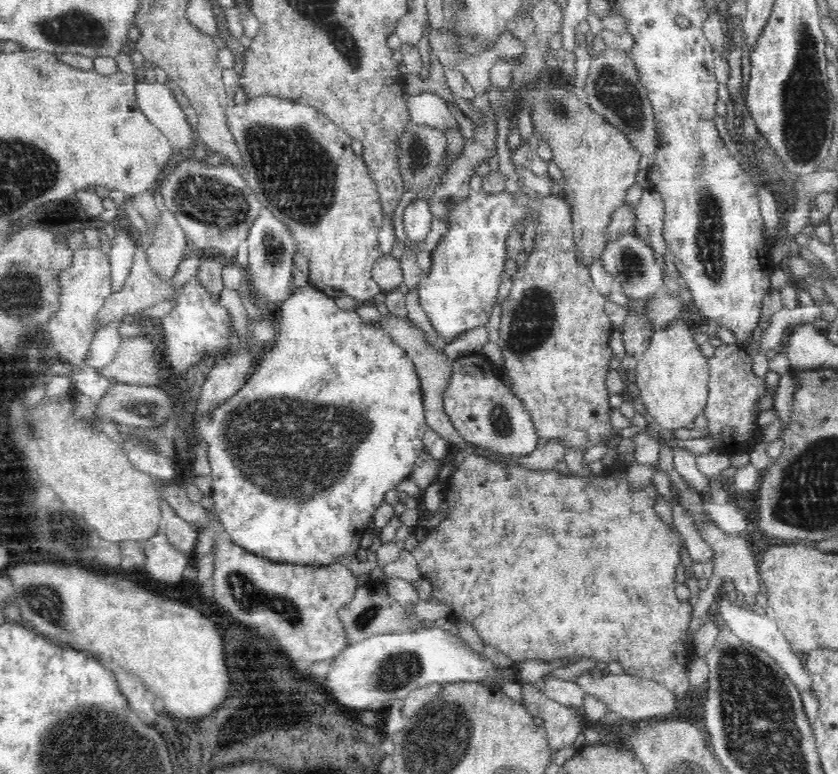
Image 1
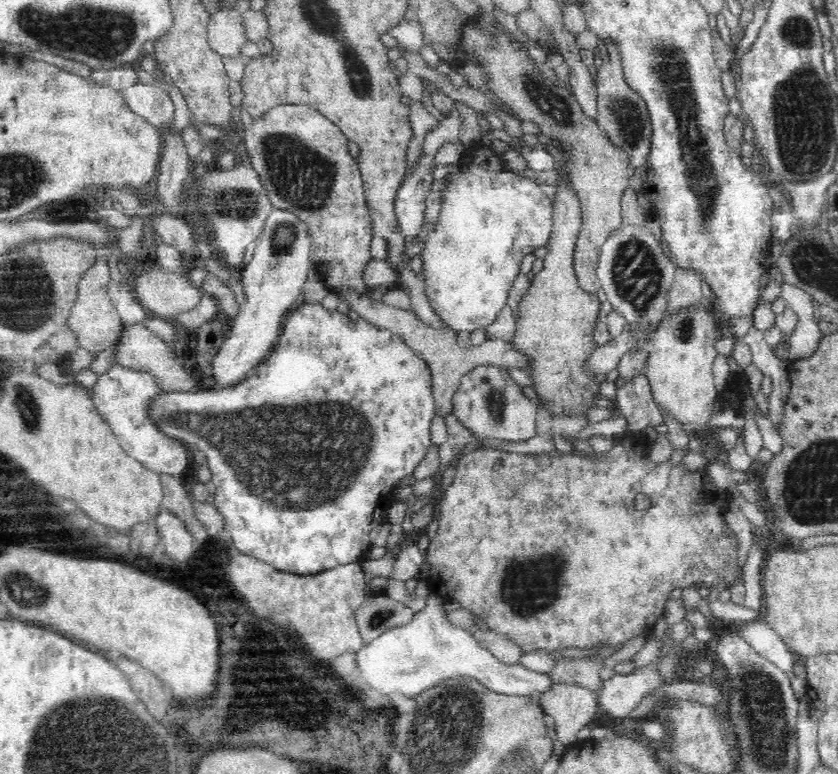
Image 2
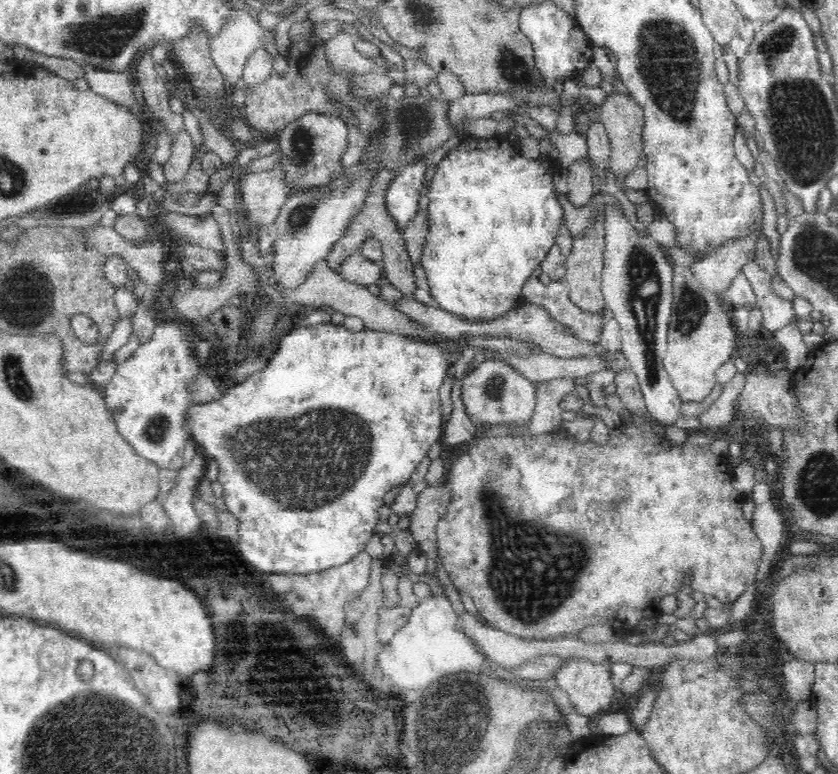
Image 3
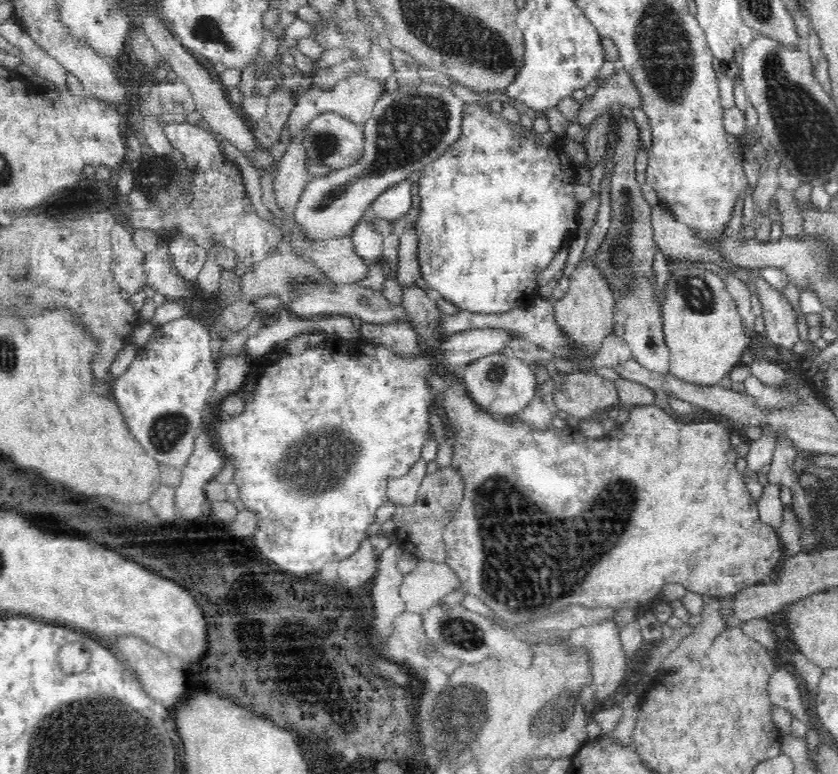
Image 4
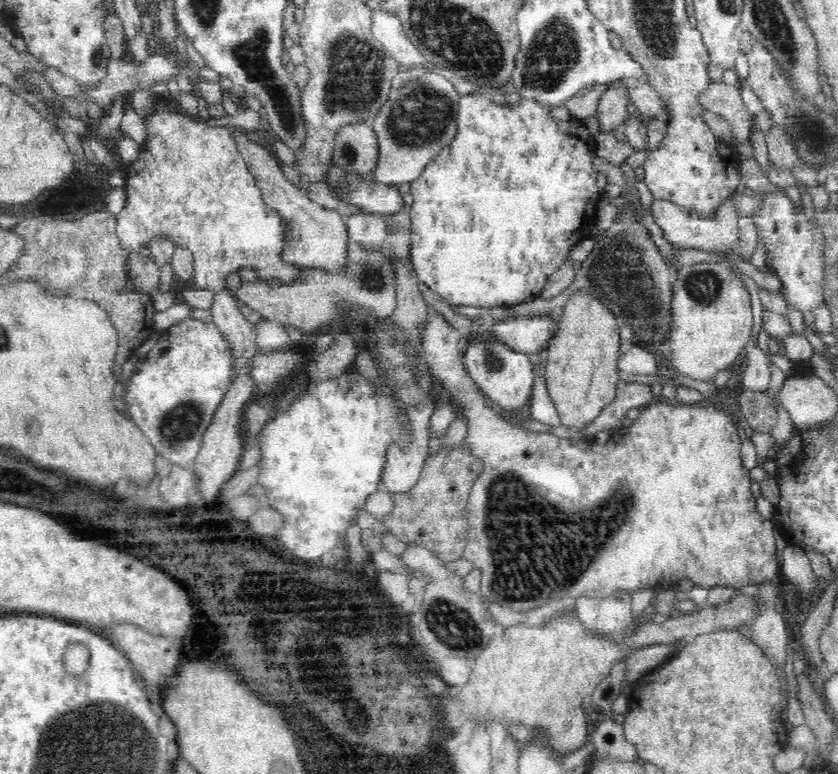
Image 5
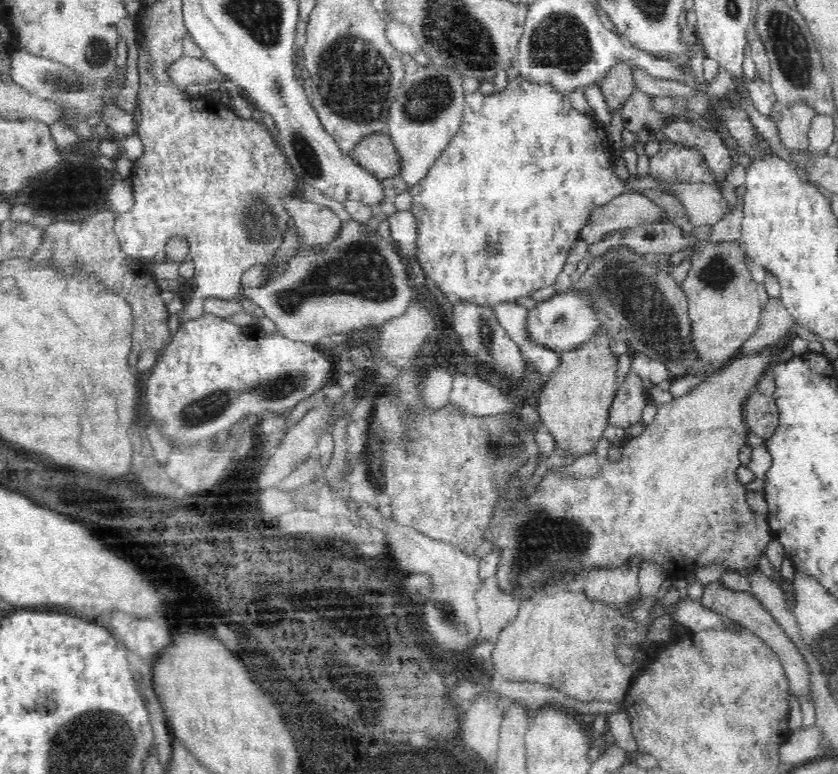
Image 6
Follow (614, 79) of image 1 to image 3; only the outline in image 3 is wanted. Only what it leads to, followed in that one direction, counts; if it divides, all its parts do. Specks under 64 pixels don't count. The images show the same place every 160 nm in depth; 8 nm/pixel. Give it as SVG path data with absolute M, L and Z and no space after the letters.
M615 89L614 92L607 94L606 100L598 107L610 141L610 167L621 182L622 178L638 167L638 158L643 153L644 111L642 105L630 93L624 94Z

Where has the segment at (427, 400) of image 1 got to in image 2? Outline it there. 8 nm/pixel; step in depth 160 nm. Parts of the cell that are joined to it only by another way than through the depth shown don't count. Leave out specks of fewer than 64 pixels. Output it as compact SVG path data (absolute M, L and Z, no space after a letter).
M342 290L337 294L339 301L346 302L352 310L356 310L363 320L366 320L370 325L378 329L387 330L392 334L398 335L404 344L409 346L409 349L417 354L424 362L431 374L432 394L435 400L435 413L440 418L445 418L448 437L445 443L439 447L440 451L440 472L444 471L451 464L452 458L456 454L460 454L466 444L472 442L476 438L470 434L467 428L464 428L458 419L452 414L453 411L453 396L456 389L459 387L459 381L471 368L477 364L494 364L506 368L520 368L527 372L527 358L517 354L511 347L509 342L502 339L486 340L484 343L476 346L460 347L456 341L457 335L450 330L436 330L422 323L412 313L412 310L401 310L394 306L384 303L383 301L375 301L368 297L367 293L353 294L349 290Z

